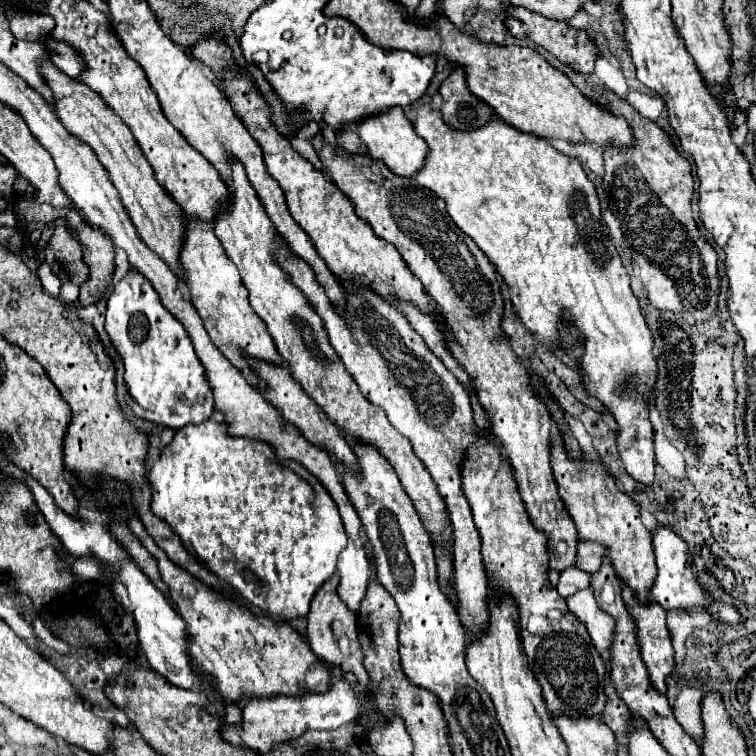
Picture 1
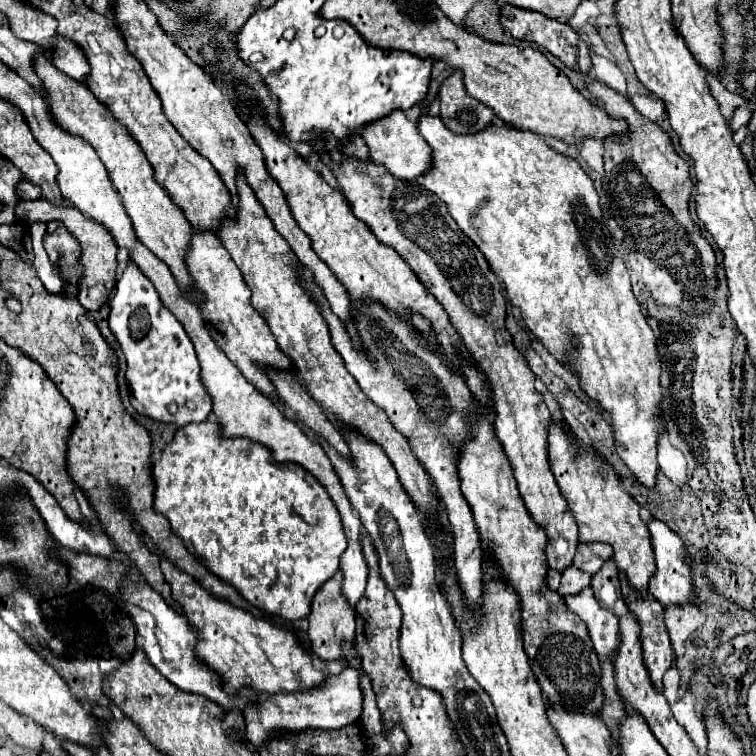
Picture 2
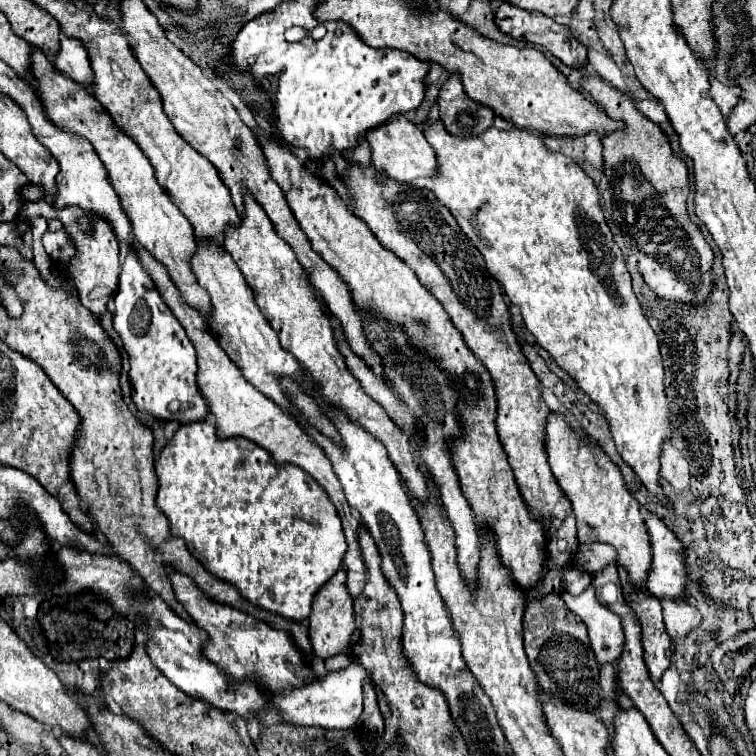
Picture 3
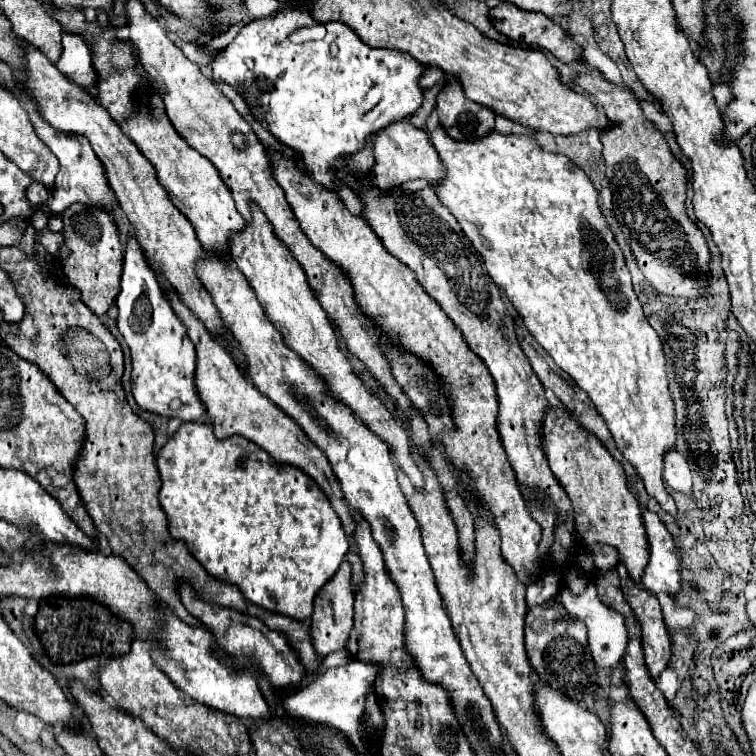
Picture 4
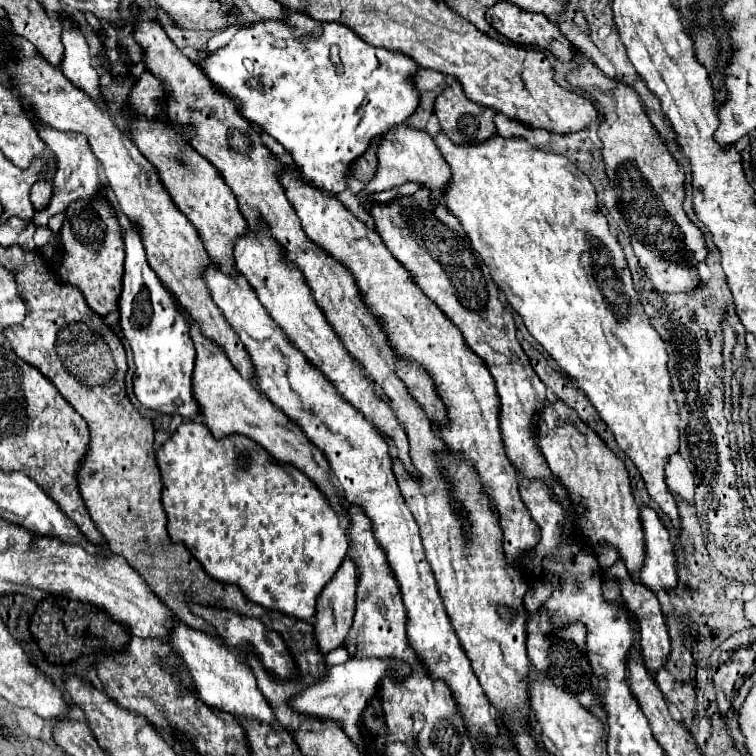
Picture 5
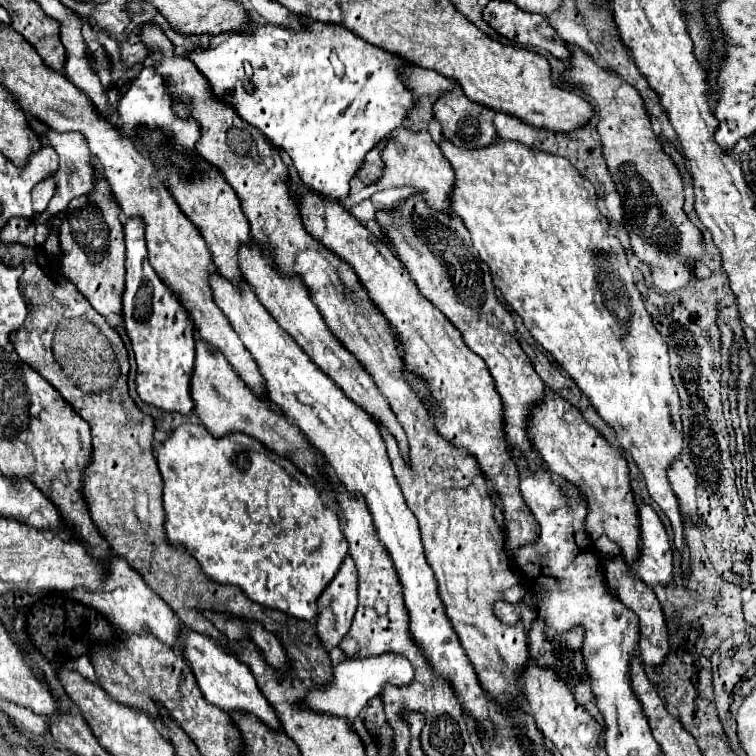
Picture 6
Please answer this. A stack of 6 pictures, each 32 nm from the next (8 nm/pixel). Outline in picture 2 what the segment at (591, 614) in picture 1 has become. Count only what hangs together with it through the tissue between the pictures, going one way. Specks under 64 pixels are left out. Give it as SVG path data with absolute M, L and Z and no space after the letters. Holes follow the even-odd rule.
M586 588L576 596L566 596L564 600L566 606L574 614L578 614L588 626L588 634L600 660L612 658L618 644L618 618L612 616L612 612L604 610L600 604L596 604L592 588Z

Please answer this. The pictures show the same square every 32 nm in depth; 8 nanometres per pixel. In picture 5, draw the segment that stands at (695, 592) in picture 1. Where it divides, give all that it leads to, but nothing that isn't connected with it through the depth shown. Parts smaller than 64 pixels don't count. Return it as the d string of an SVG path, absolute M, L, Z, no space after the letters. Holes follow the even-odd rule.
M648 506L642 508L642 528L646 540L646 562L640 570L640 582L646 588L652 588L652 592L676 590L676 554L672 550L670 534L658 514Z

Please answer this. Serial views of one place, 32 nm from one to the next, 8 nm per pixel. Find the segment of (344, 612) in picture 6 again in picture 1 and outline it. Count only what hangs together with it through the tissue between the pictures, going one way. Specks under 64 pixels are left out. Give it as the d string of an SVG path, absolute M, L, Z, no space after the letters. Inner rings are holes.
M332 576L330 580L326 580L320 590L316 592L312 604L310 604L310 612L308 612L308 644L312 648L312 652L322 658L328 664L336 664L342 668L342 672L352 672L362 684L368 684L368 674L364 672L364 654L360 652L360 642L358 642L358 628L356 628L356 614L352 614L344 602L338 598L336 594L336 586L338 586L338 578ZM346 634L350 638L350 656L342 656L340 648L338 648L338 638Z

